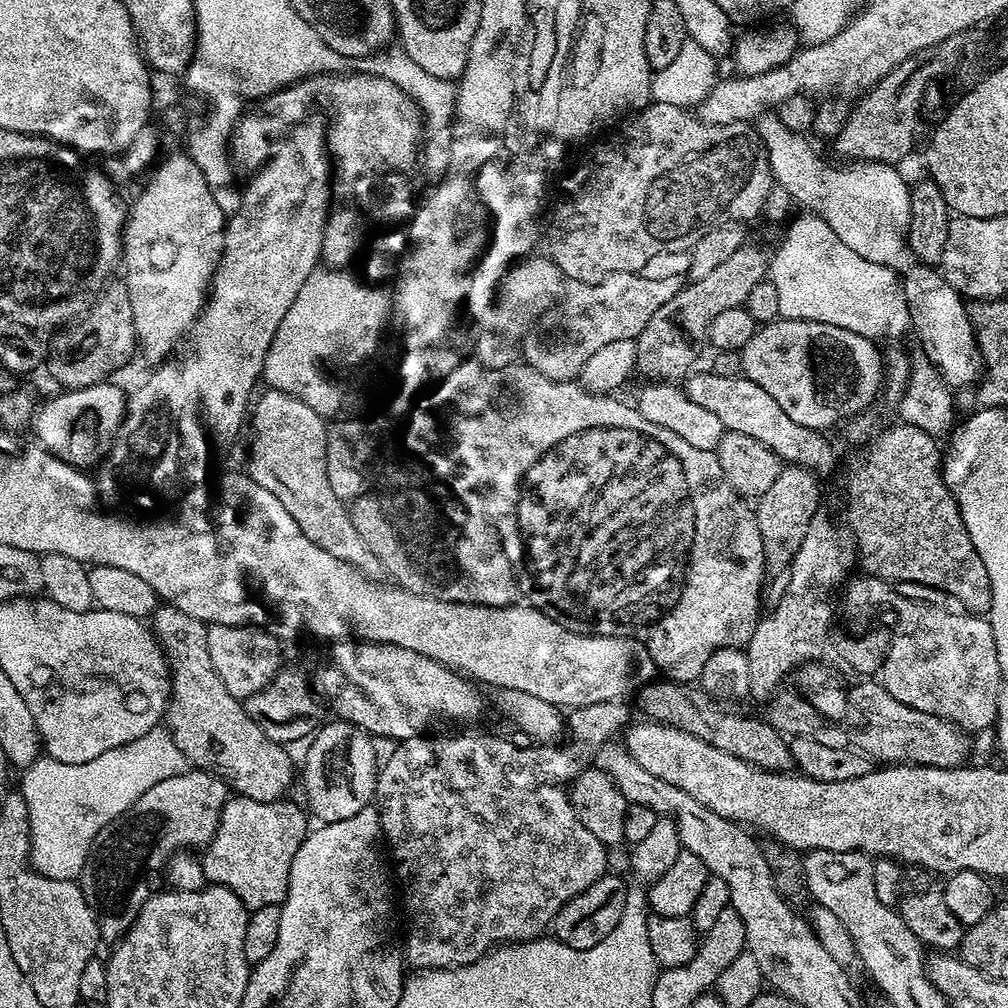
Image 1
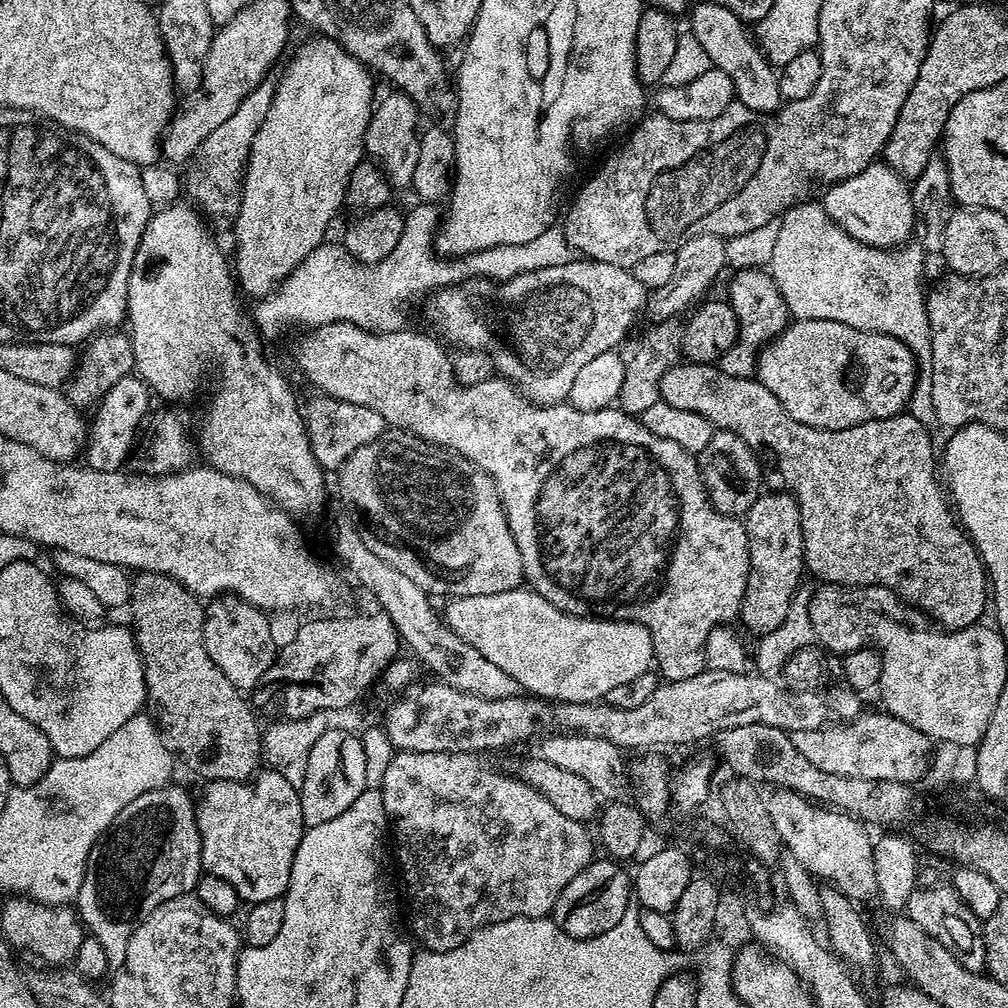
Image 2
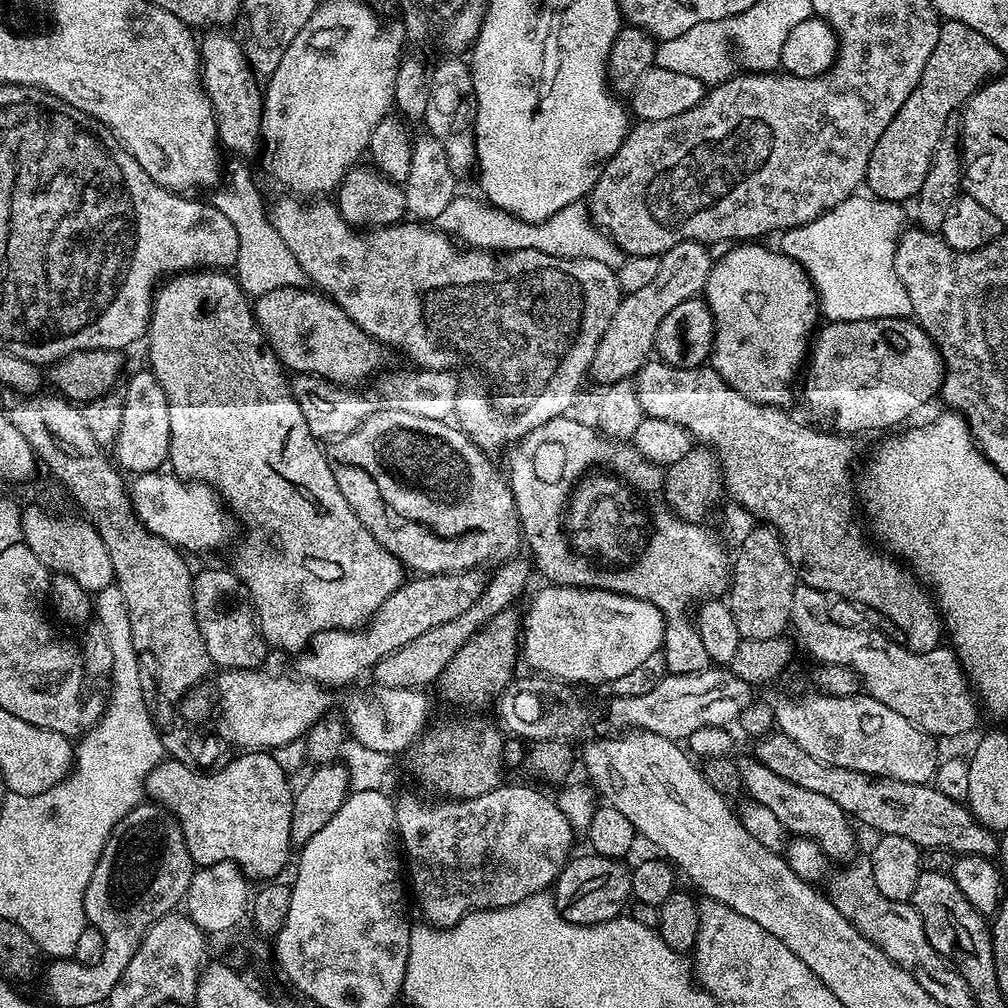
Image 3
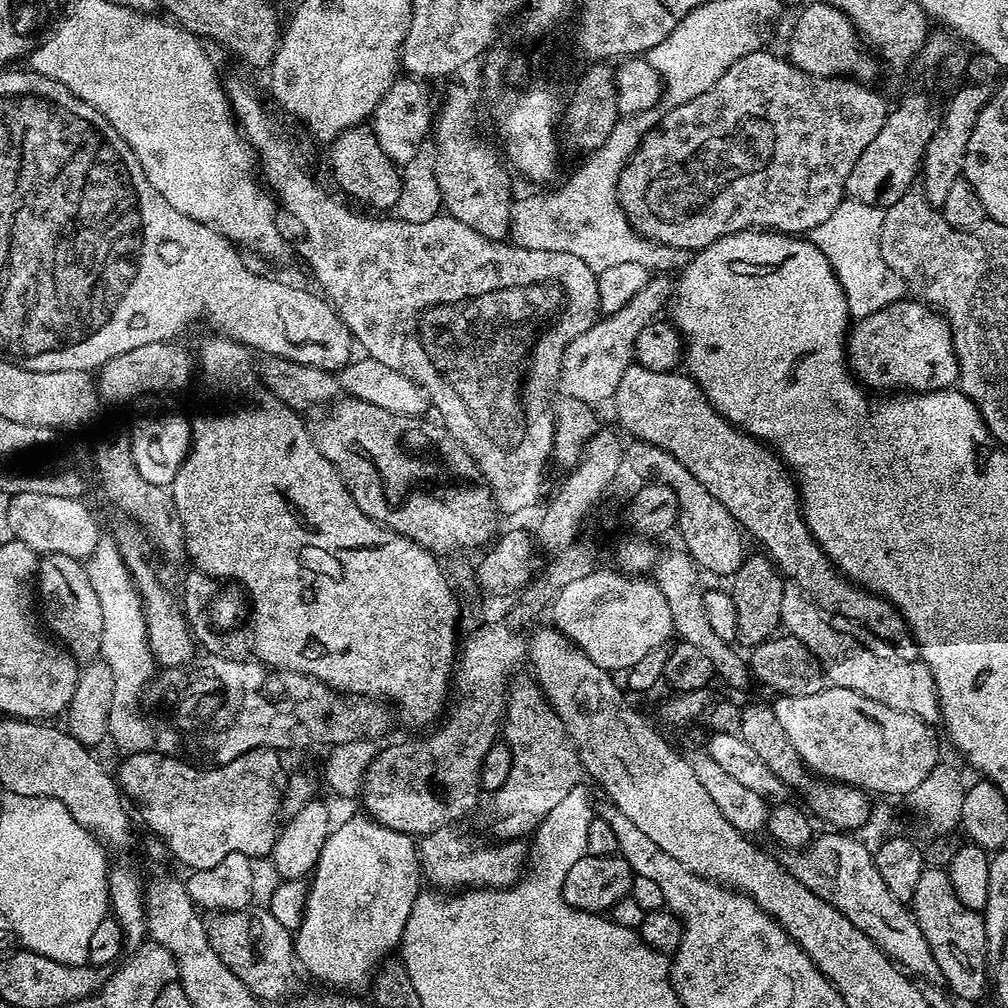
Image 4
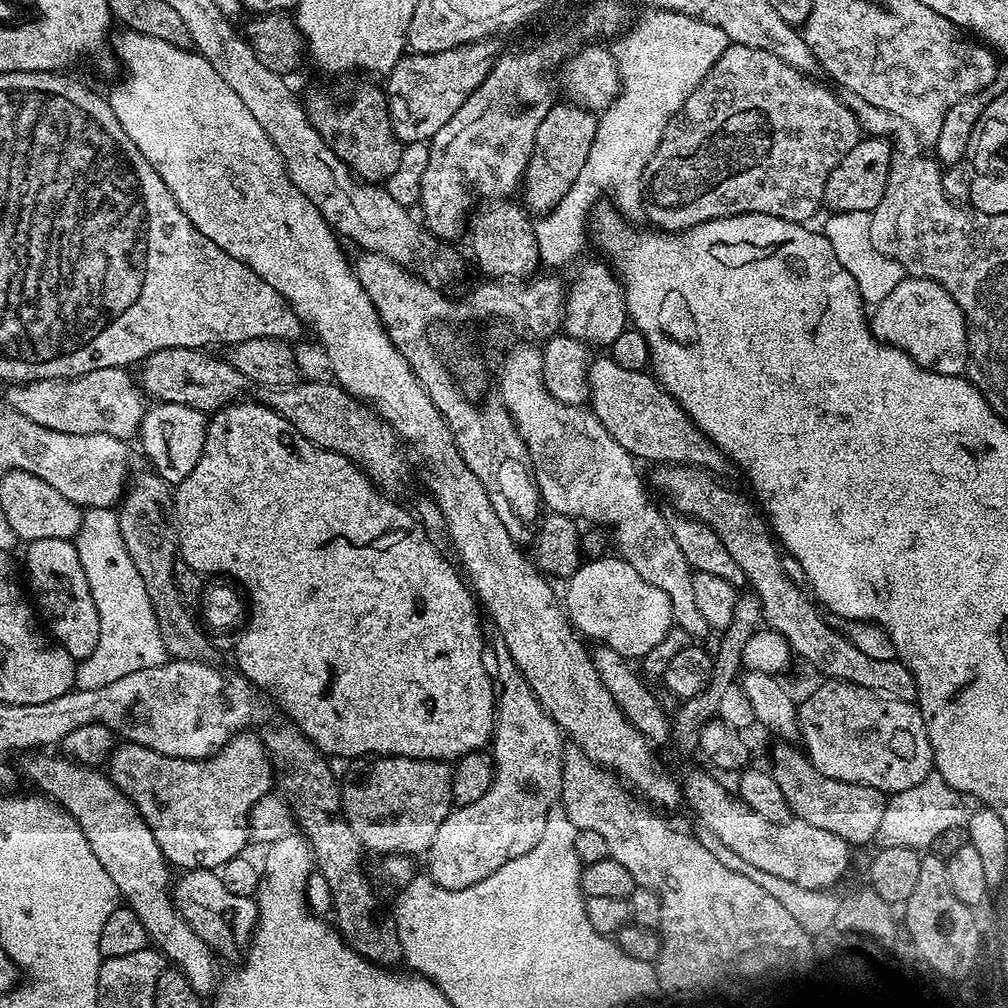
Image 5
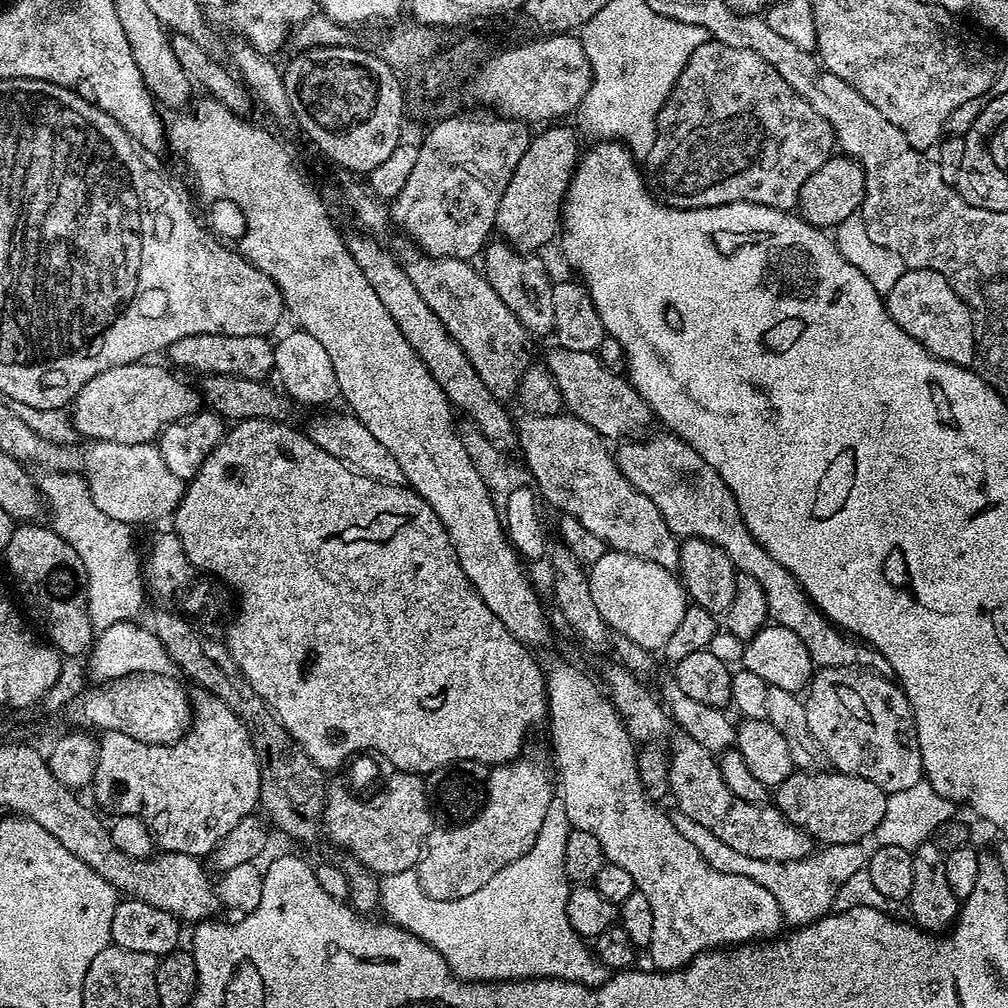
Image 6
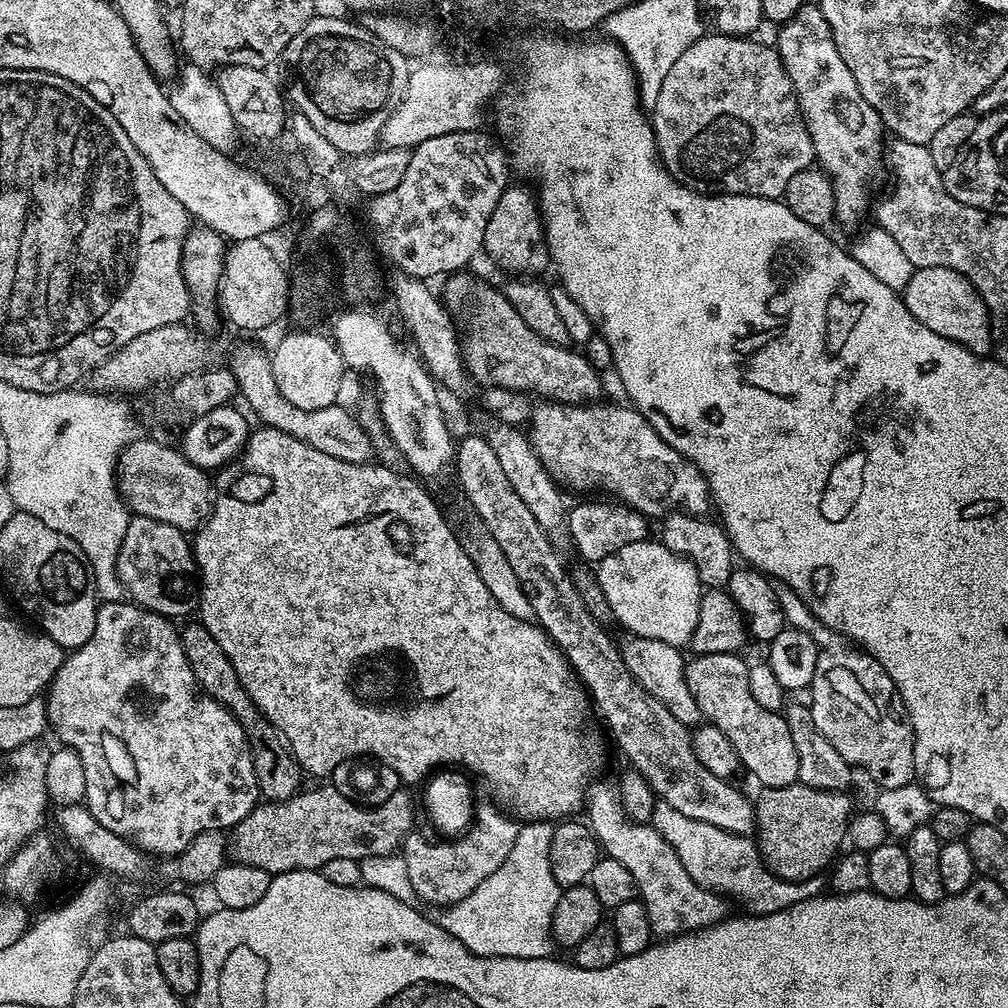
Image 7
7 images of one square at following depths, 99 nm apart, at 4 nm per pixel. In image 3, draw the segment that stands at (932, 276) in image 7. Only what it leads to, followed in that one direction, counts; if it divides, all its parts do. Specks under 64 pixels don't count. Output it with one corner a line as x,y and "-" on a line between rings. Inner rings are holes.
915,319
834,320
825,323
815,333
803,380
805,406
818,419
829,420
833,424
829,425
837,433
876,432
879,428
895,429
903,425
907,416
914,415
923,404
937,399
940,383
944,381
944,364
940,361
936,344

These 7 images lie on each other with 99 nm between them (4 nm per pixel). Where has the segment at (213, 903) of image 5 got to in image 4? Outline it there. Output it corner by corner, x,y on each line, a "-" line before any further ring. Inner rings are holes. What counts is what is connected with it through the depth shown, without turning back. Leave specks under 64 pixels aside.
256,907
209,915
206,920
208,937
210,946
214,946
214,954
238,974
257,1000
265,1005
276,1004
279,1000
287,1001
296,988
298,964
294,959
294,936
290,929
278,922
278,918
274,918
274,914
268,912
267,907

